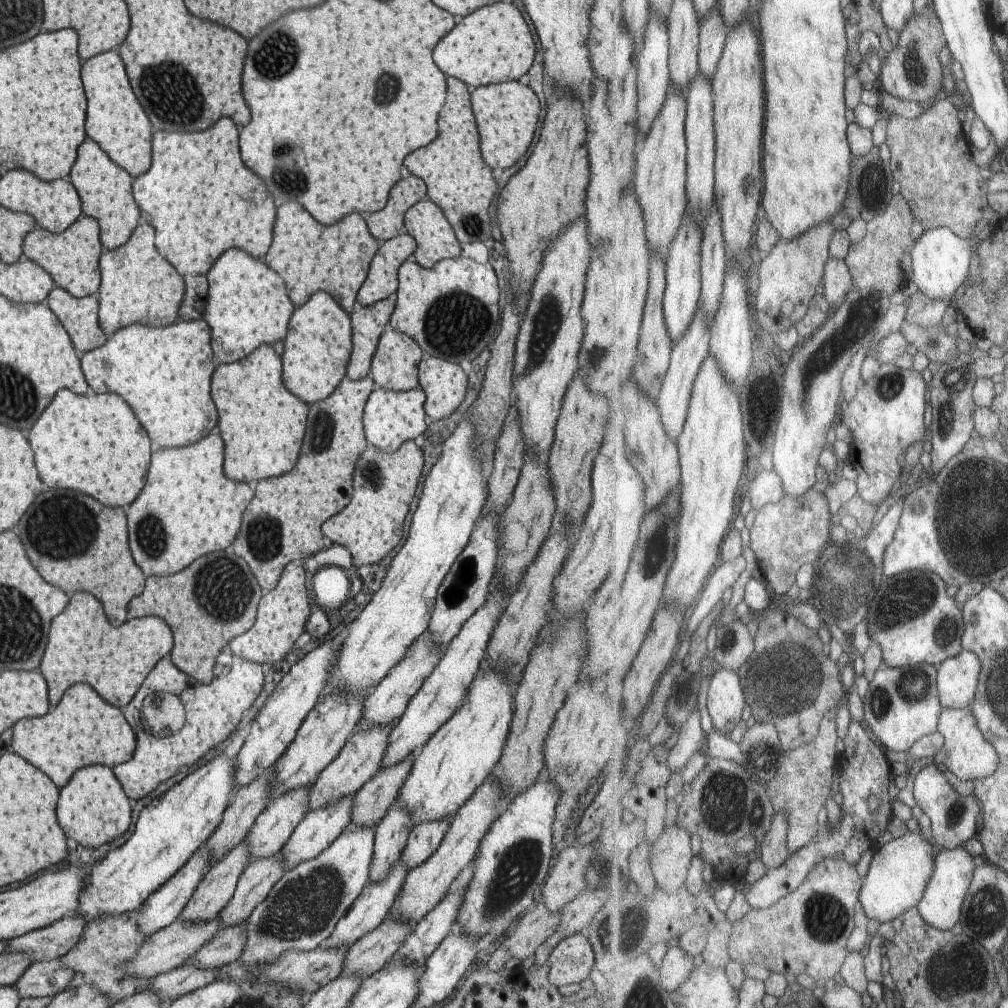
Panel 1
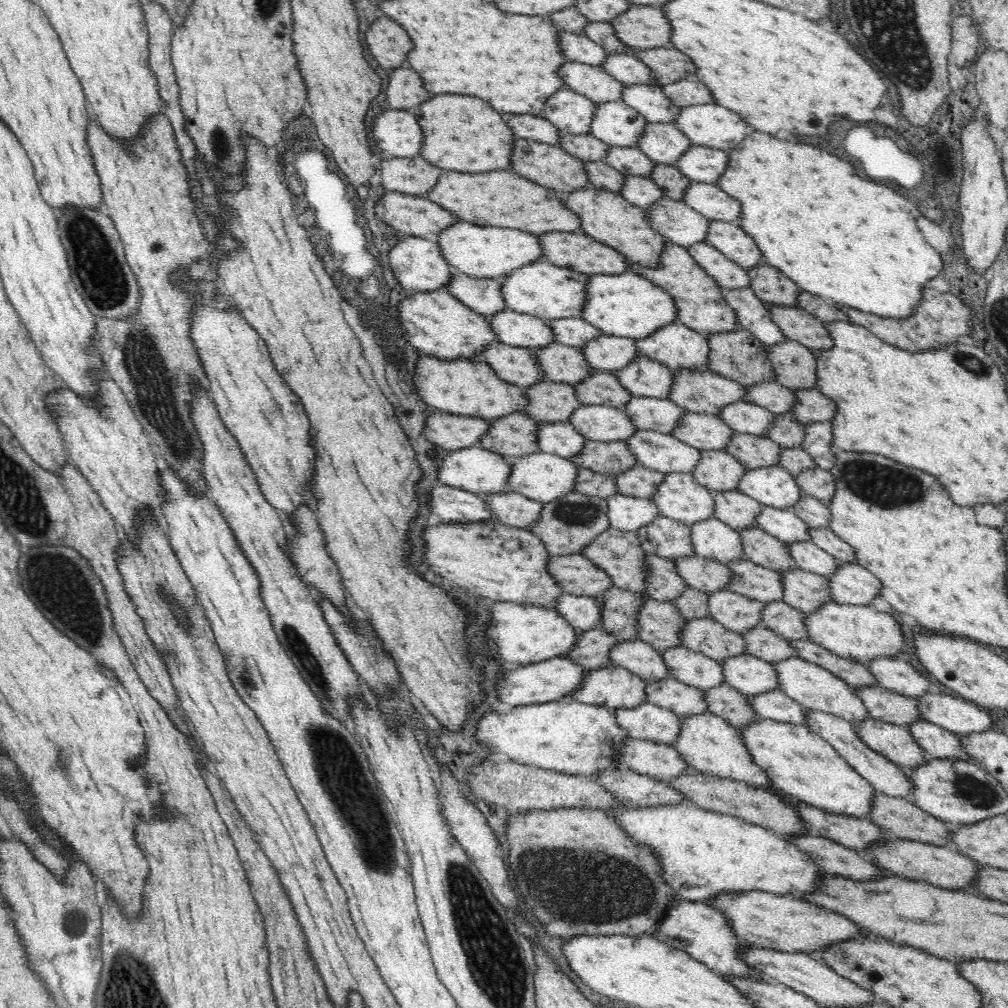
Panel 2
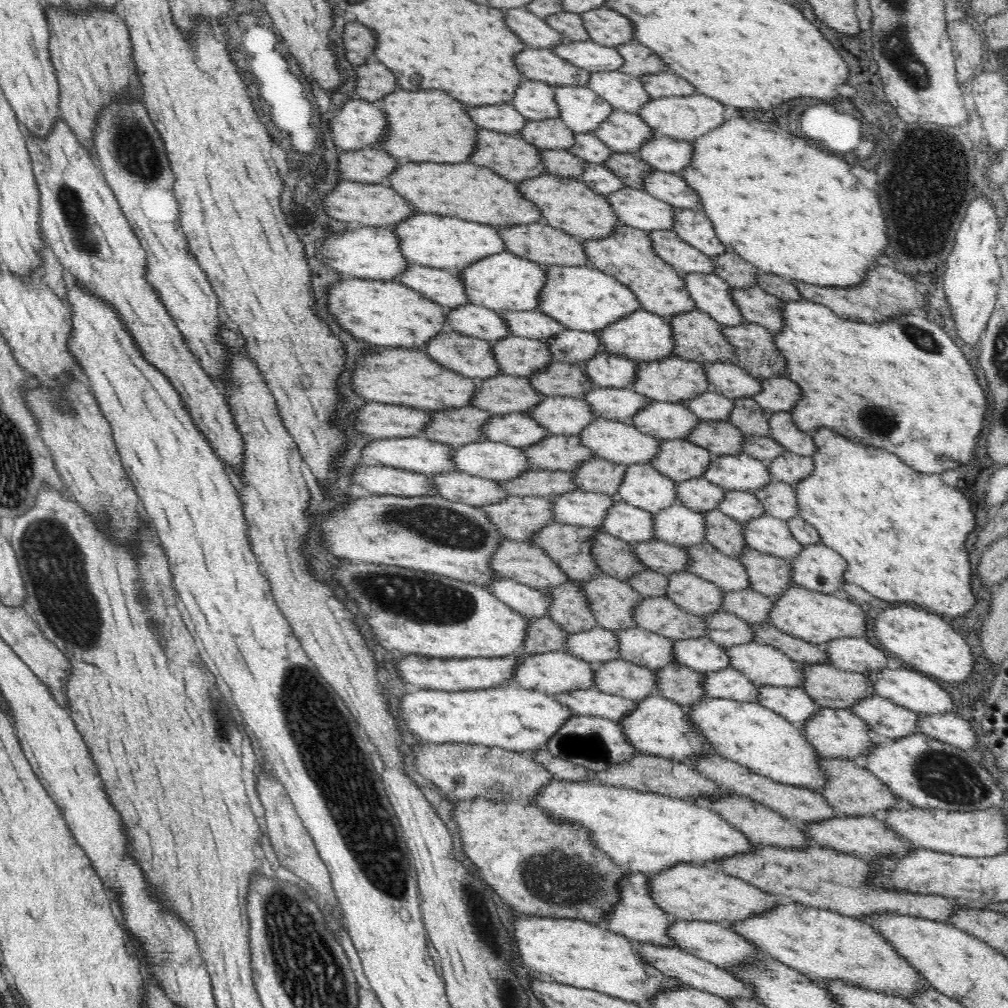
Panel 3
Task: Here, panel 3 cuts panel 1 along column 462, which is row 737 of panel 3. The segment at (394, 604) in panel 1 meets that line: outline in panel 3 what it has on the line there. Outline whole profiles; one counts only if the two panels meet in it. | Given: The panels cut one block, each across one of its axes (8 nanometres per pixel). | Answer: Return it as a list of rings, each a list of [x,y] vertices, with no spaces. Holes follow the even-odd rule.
[[[514,680],[480,690],[417,691],[398,696],[398,711],[406,728],[426,743],[458,742],[500,747],[527,755],[544,748],[550,736],[572,716],[555,695],[528,690]]]

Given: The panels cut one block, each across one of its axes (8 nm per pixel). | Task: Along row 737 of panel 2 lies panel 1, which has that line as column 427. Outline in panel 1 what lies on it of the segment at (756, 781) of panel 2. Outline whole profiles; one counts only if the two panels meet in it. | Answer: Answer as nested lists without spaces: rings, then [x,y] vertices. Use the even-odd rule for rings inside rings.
[[[491,585],[483,606],[475,609],[475,612],[463,622],[459,634],[449,642],[439,662],[431,670],[431,674],[423,680],[419,690],[409,699],[403,714],[395,722],[395,726],[389,730],[387,746],[381,758],[381,768],[403,762],[414,754],[459,710],[463,700],[467,698],[469,684],[477,676],[485,659],[485,648],[489,642],[489,636],[505,606],[506,599],[507,595]]]

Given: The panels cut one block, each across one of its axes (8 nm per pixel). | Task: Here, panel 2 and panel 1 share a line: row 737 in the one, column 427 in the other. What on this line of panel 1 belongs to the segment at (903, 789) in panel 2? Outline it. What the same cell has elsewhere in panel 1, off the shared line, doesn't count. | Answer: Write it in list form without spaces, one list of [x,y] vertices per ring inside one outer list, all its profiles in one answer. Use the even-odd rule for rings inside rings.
[[[441,818],[437,822],[421,822],[421,824],[414,825],[400,854],[408,871],[423,864],[437,850],[448,826],[449,819],[445,820],[445,818]]]

